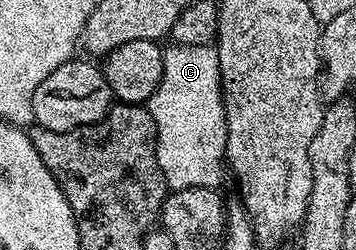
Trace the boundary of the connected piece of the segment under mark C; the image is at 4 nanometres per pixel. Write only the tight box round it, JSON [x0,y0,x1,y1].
[146,44,228,190]

